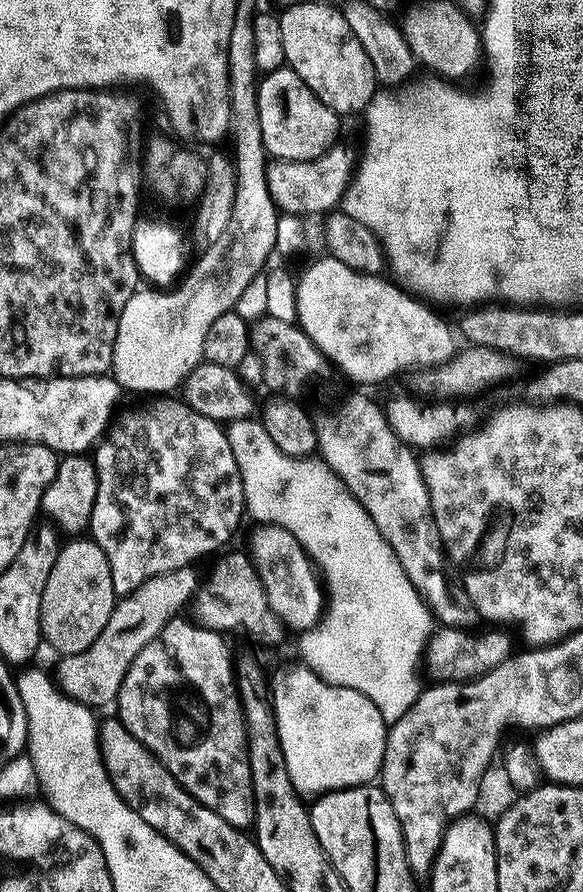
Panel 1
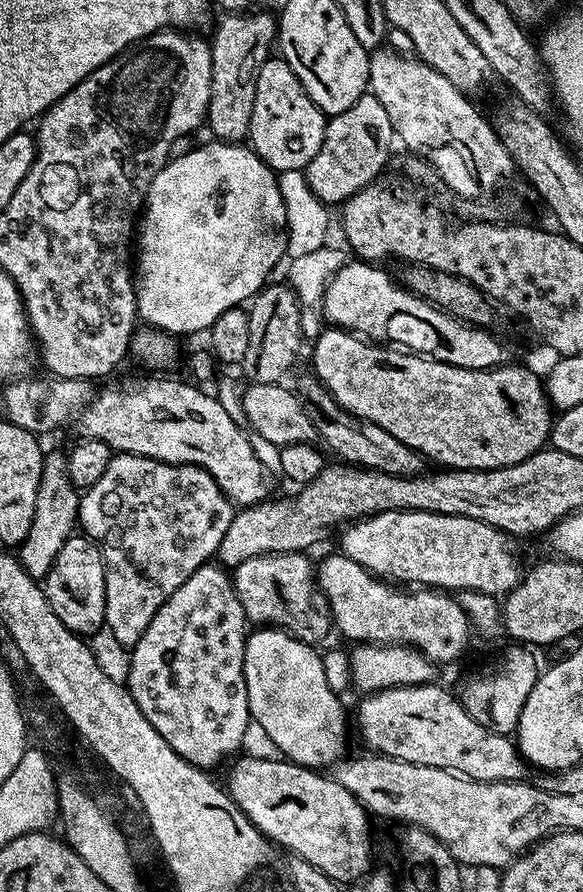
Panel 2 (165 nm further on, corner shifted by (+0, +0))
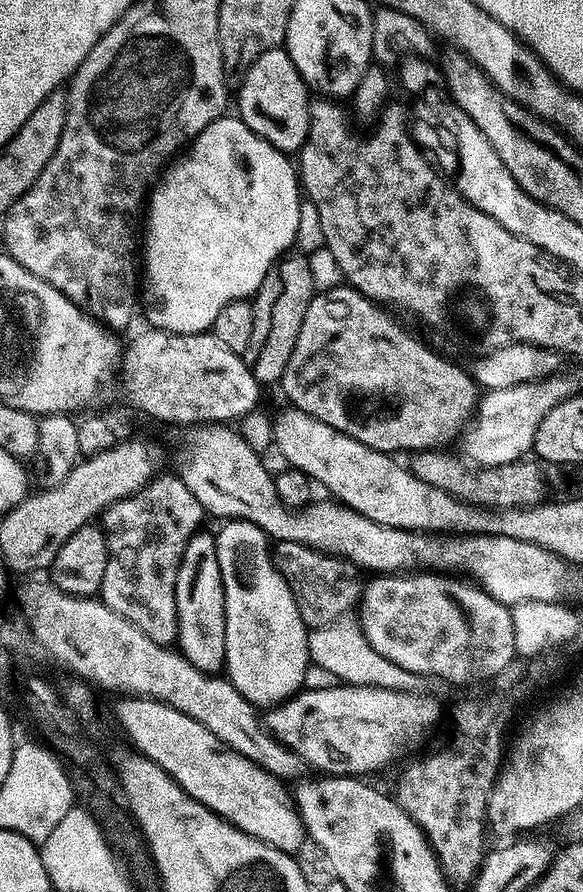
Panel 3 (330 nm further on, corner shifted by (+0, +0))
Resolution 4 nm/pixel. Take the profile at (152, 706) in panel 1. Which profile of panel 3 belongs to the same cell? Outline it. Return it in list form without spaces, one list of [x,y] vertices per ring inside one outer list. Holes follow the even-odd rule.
[[[197,534],[184,551],[176,579],[178,648],[198,670],[216,674],[224,668],[226,654],[226,602],[222,570],[216,557],[216,537]]]

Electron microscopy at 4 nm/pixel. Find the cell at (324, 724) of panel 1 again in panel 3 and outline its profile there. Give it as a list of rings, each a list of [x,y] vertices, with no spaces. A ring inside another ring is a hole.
[[[229,520],[221,523],[220,532],[215,533],[216,557],[222,570],[224,601],[226,602],[226,654],[224,668],[226,679],[256,705],[257,709],[267,710],[289,700],[305,687],[308,676],[309,627],[304,623],[300,607],[296,605],[294,594],[286,578],[276,568],[274,548],[270,538],[258,526],[245,520]]]

